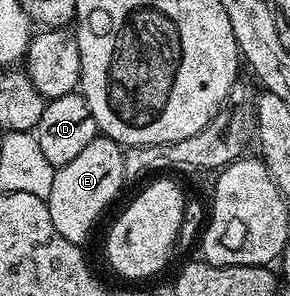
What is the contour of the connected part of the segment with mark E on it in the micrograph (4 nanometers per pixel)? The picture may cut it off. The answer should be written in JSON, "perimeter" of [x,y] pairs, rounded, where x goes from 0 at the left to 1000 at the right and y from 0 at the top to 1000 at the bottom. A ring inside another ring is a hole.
{"perimeter":[[[359,459],[321,466],[314,486],[245,541],[245,554],[186,571],[162,679],[190,784],[203,784],[217,811],[245,811],[245,824],[290,834],[334,733],[400,676],[417,611],[434,611],[434,601],[431,507],[417,483]]]}

